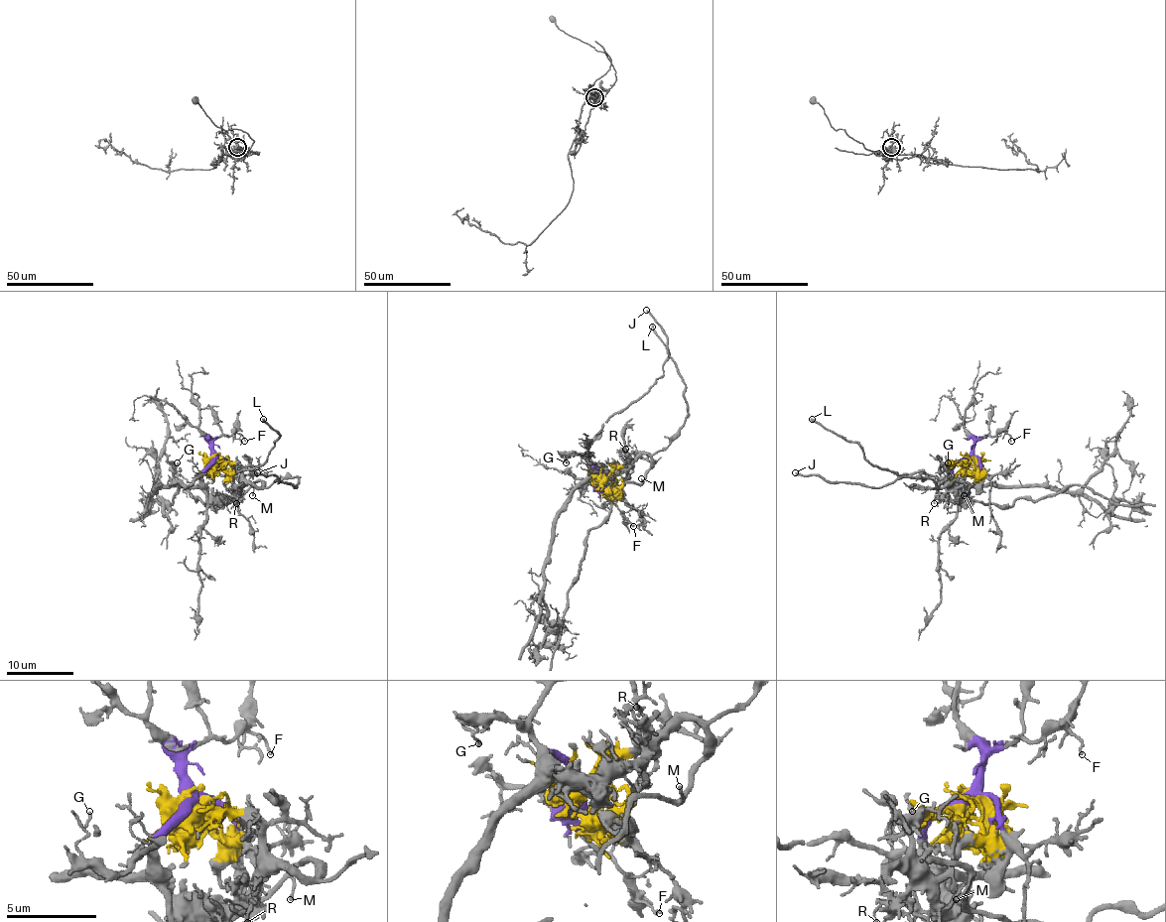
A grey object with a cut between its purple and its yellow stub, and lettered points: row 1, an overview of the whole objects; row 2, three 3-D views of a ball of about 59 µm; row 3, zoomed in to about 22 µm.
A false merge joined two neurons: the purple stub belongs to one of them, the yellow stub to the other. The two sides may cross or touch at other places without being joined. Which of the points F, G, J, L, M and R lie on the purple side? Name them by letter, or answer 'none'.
F, G, L

